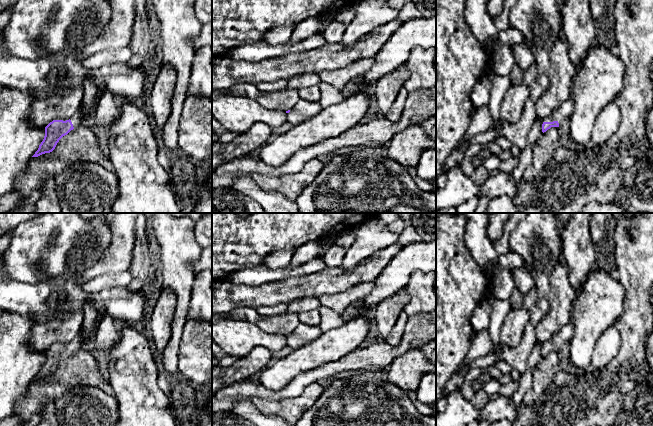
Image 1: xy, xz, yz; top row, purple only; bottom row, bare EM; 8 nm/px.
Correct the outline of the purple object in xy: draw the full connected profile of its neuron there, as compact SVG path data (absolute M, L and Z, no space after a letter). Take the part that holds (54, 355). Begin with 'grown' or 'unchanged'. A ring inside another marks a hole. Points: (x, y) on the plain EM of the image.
grown; M78 333L69 344L53 344L45 351L45 360L32 381L52 376L59 364L81 348L83 336Z

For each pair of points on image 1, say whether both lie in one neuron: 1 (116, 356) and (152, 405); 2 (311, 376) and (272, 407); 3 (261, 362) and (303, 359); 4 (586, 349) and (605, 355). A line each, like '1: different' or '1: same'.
1: same
2: different
3: different
4: different

